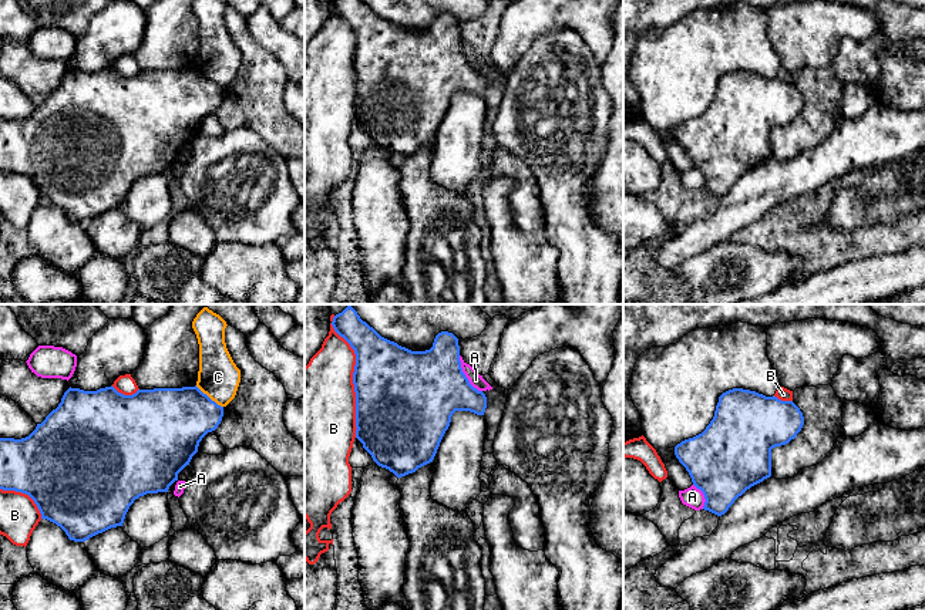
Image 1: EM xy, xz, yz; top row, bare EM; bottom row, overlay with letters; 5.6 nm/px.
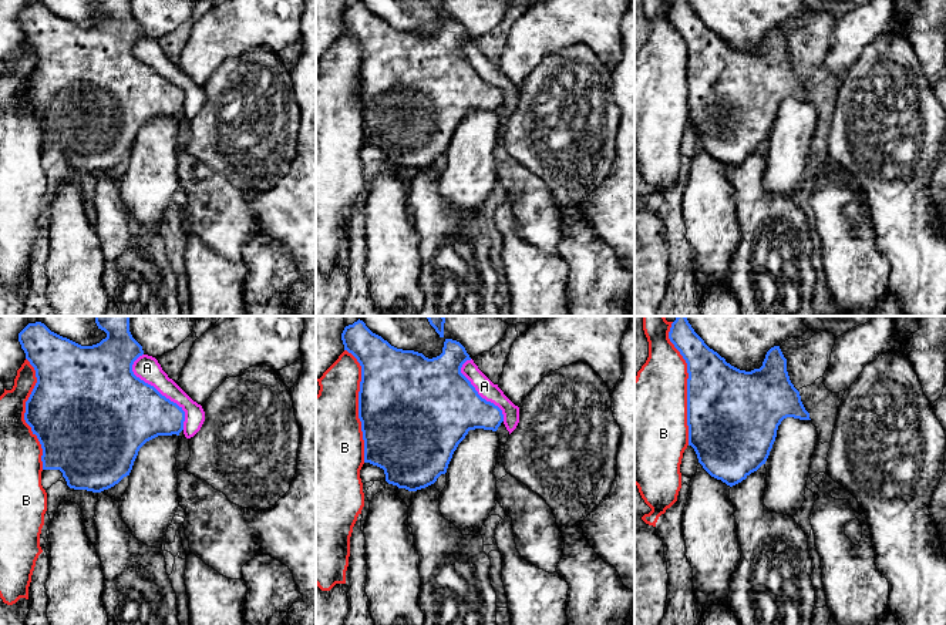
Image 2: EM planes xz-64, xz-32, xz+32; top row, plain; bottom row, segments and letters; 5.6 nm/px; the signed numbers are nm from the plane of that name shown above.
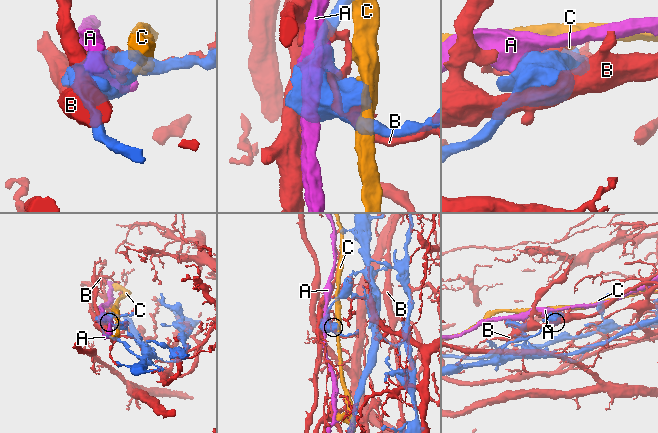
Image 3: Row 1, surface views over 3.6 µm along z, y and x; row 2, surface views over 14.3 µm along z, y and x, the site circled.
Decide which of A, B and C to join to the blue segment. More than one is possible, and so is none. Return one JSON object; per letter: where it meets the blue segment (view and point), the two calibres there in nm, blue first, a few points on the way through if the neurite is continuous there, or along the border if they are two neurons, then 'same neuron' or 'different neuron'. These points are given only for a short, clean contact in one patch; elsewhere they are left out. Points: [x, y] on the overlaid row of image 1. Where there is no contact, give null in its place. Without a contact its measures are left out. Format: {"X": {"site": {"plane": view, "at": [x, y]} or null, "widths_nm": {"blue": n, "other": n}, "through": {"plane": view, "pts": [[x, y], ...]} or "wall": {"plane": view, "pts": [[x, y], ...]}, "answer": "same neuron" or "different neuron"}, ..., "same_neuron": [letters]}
{"A": {"site": {"plane": "xz", "at": [464, 376]}, "widths_nm": {"blue": 440, "other": 80}, "answer": "different neuron"}, "B": {"site": {"plane": "xz", "at": [353, 377]}, "widths_nm": {"blue": 460, "other": 440}, "answer": "different neuron"}, "C": {"site": {"plane": "xy", "at": [208, 397]}, "widths_nm": {"blue": 380, "other": 240}, "answer": "different neuron"}, "same_neuron": []}

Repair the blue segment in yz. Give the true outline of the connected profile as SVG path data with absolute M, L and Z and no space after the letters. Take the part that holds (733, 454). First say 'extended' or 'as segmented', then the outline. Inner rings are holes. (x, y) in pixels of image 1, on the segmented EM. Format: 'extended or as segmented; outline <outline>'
extended; outline M733 388L719 397L714 417L706 429L675 446L676 458L689 472L693 485L704 495L703 509L717 515L720 520L710 536L696 537L682 546L676 555L656 570L655 577L662 587L676 589L687 577L729 559L736 549L766 536L771 528L793 516L814 512L835 498L858 495L864 486L898 481L925 466L925 428L912 431L895 429L875 419L858 437L840 435L832 449L820 464L801 469L793 478L773 478L771 449L794 439L803 425L803 412L793 401L781 401L774 395L766 397L756 391Z

